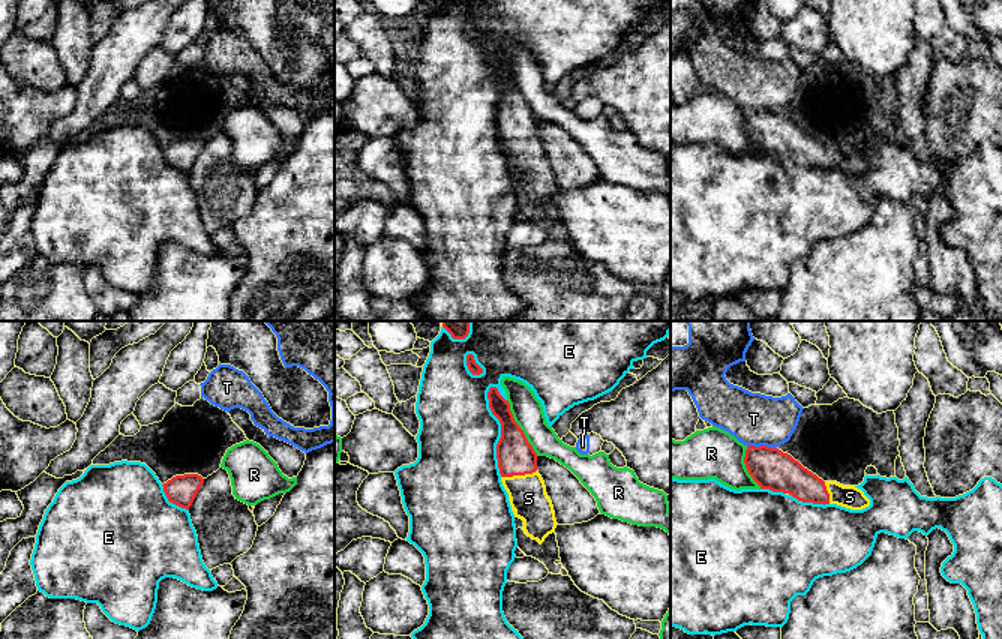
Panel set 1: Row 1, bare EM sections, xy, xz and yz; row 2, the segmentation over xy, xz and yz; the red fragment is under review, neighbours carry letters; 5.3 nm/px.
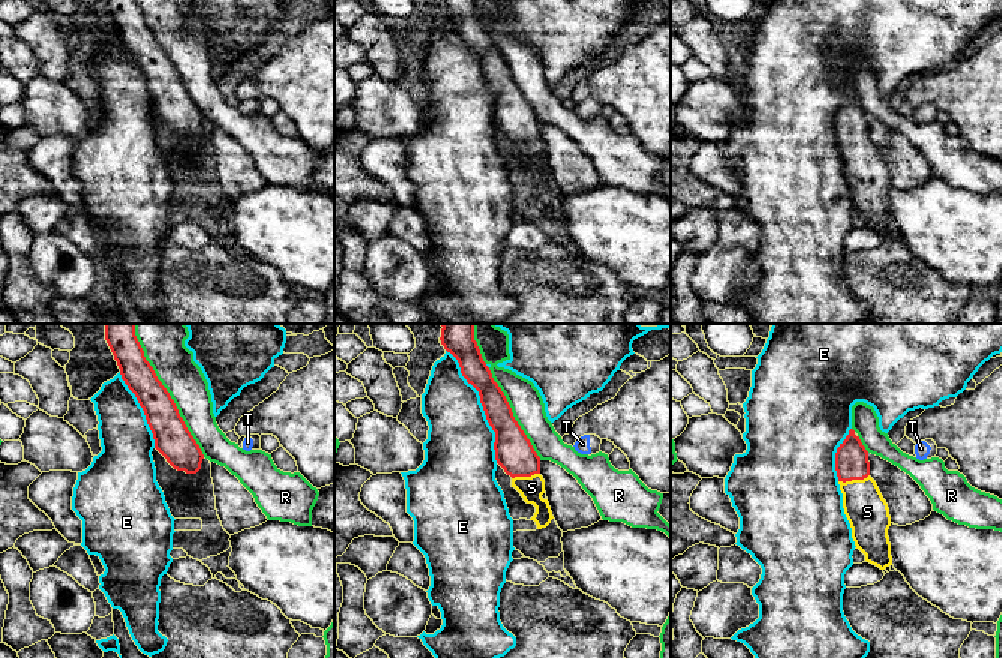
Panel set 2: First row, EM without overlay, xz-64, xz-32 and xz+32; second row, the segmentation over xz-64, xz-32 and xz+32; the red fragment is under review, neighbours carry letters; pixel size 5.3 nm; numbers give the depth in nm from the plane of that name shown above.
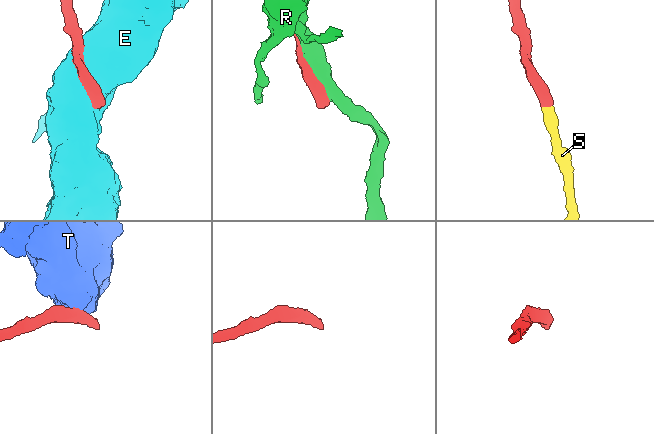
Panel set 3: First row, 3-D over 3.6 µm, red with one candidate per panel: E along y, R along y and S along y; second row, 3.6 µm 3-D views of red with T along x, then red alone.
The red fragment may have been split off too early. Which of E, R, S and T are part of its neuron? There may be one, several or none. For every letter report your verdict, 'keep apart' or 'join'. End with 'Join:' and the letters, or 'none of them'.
E: keep apart
R: keep apart
S: join
T: keep apart
Join: S

